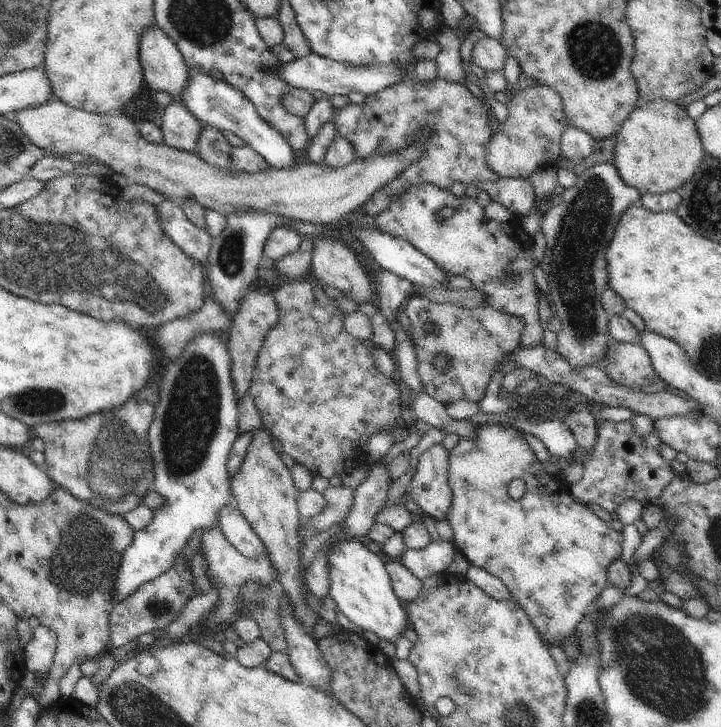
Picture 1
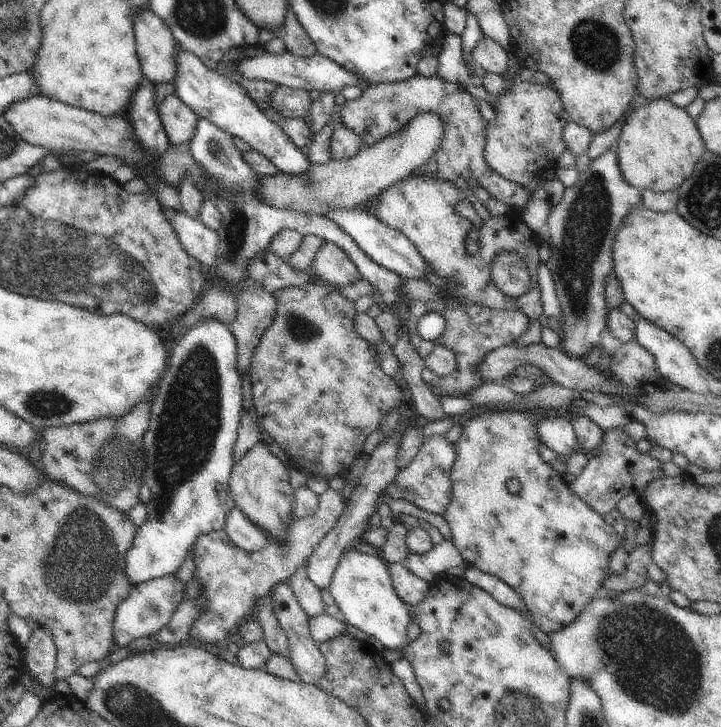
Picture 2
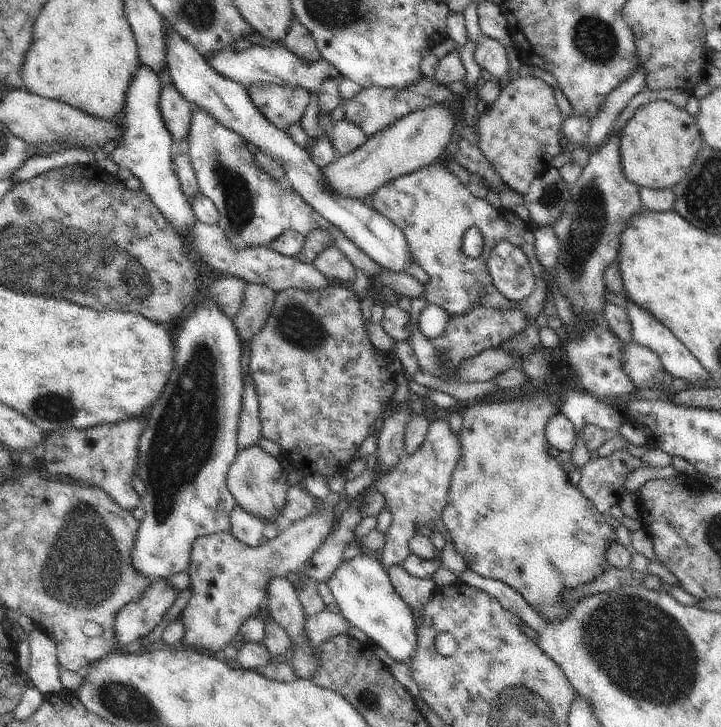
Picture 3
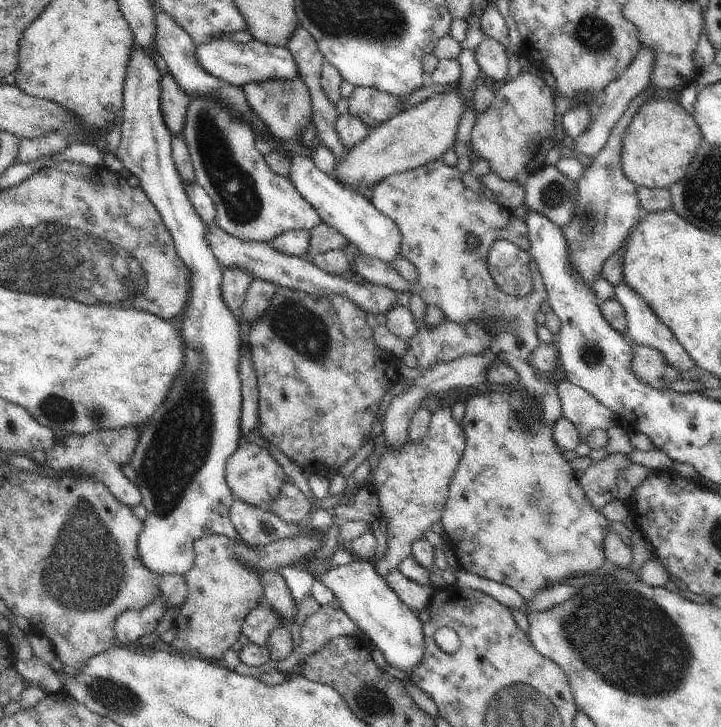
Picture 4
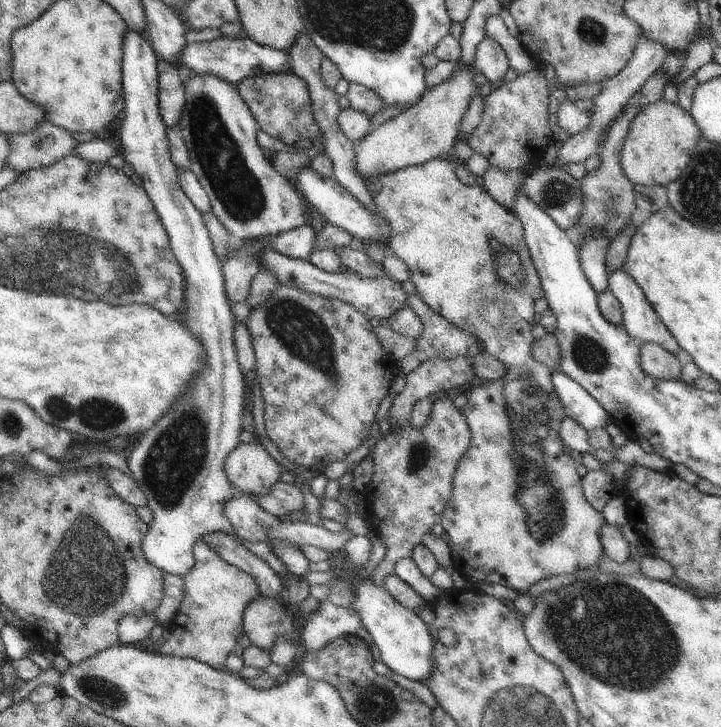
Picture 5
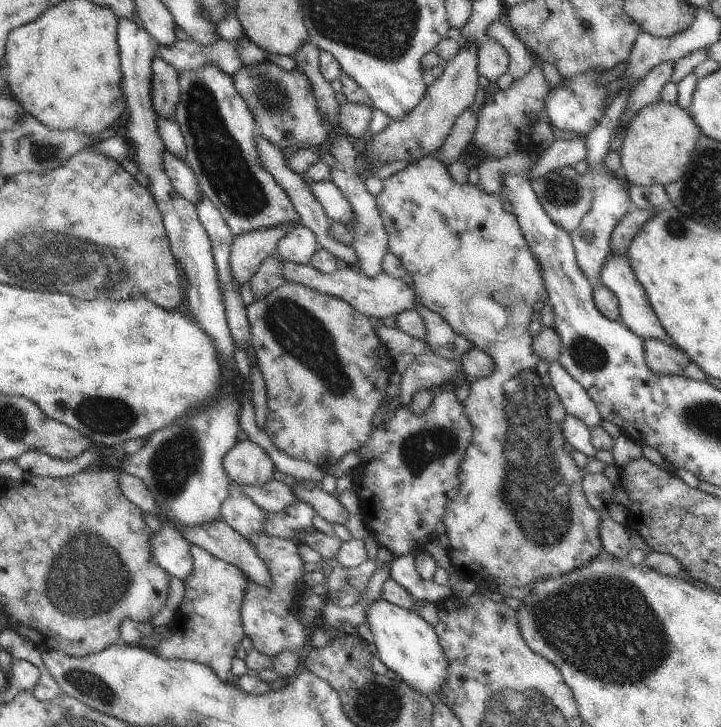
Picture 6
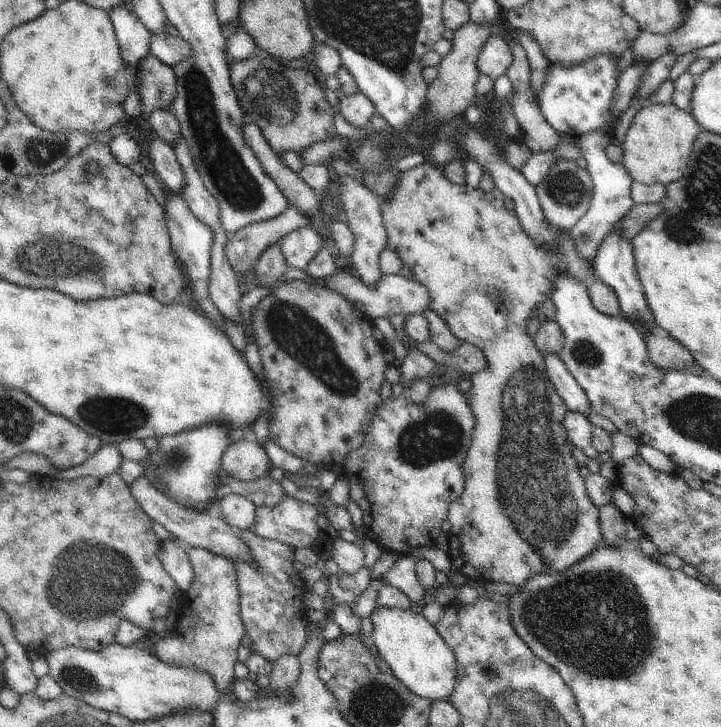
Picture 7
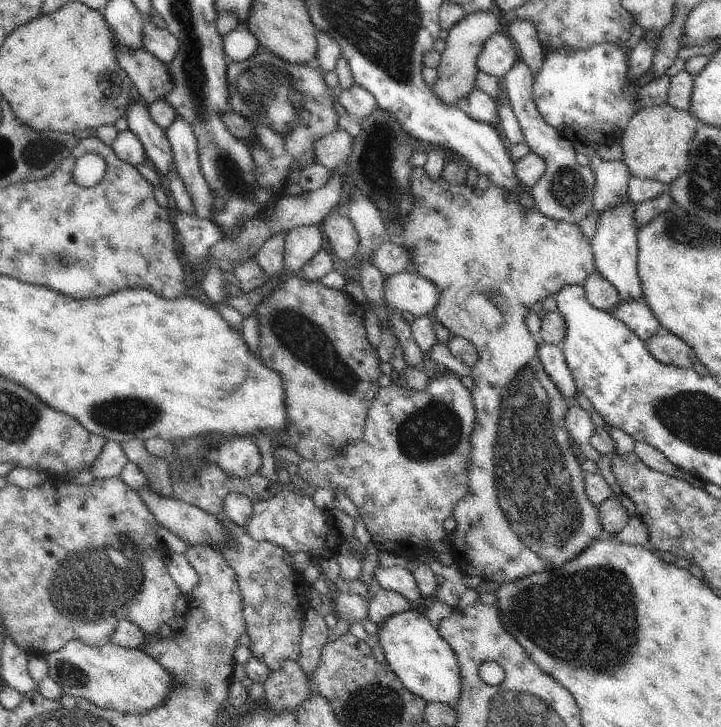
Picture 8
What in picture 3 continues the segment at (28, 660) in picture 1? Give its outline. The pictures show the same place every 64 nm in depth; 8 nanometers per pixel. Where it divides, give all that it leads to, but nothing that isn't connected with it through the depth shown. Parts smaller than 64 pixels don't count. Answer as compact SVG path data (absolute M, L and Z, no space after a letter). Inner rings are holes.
M38 627L27 636L31 658L26 676L30 685L45 696L59 693L63 686L58 668L56 640Z

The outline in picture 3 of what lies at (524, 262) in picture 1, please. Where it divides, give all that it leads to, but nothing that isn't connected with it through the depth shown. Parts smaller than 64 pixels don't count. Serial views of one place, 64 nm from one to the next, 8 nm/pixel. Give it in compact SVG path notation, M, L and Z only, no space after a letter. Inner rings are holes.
M432 163L424 168L397 178L379 188L370 198L370 206L396 225L406 237L409 249L429 276L425 286L428 303L438 305L450 316L461 315L477 306L495 309L518 309L527 316L527 327L500 347L524 359L540 346L536 321L543 311L547 295L543 266L535 255L535 236L528 222L520 219L512 210L495 210L485 199L477 197L446 166ZM472 226L480 229L483 250L477 258L468 257L462 251L464 232ZM506 241L517 246L529 258L535 278L532 294L521 301L507 299L494 285L488 272L487 260L491 250L499 242Z

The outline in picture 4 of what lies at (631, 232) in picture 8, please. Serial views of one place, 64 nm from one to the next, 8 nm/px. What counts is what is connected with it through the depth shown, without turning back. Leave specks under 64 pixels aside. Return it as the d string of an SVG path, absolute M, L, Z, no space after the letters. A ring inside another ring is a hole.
M622 280L618 286L614 286L614 294L616 294L616 301L620 302L624 307L624 312L626 313L626 332L628 334L628 339L636 345L644 345L650 348L656 348L659 350L665 358L665 362L680 370L686 372L686 370L692 370L697 364L690 358L690 355L678 340L670 328L666 326L659 318L656 316L655 312L642 300L642 296L638 296L628 284L626 280Z

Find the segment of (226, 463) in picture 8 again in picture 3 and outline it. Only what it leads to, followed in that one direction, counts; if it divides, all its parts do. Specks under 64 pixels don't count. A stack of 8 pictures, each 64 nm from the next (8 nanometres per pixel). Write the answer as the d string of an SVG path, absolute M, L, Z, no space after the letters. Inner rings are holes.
M258 444L237 451L227 474L227 487L235 502L256 518L270 522L283 522L283 510L287 503L289 472L276 457L265 452Z

